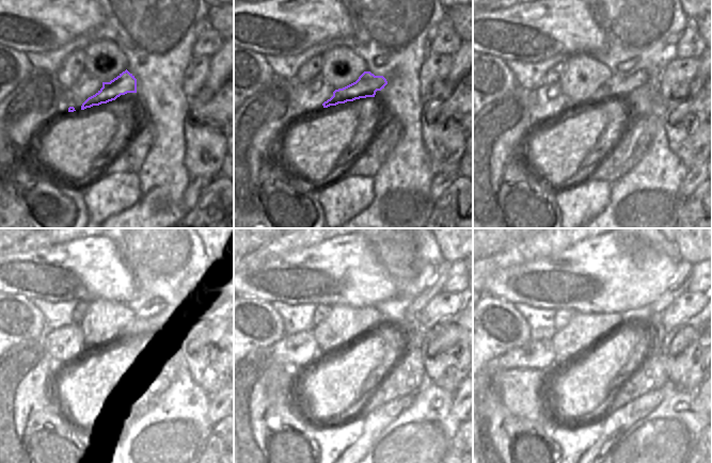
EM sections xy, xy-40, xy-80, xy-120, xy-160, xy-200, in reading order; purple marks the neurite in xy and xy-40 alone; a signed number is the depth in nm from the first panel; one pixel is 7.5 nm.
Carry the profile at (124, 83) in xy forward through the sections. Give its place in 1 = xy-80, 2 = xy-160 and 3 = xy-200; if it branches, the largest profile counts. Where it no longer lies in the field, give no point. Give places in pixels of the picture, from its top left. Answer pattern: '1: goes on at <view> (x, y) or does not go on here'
1: goes on at xy-80 (616, 85)
2: goes on at xy-160 (437, 286)
3: goes on at xy-200 (680, 284)

